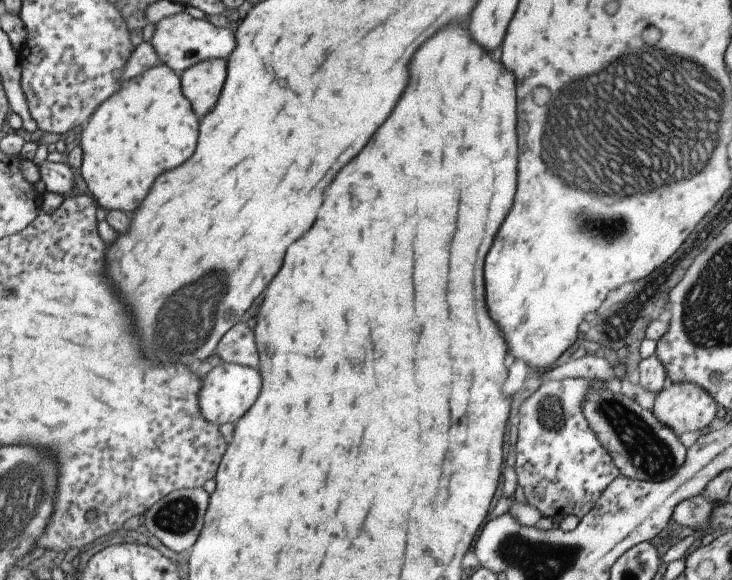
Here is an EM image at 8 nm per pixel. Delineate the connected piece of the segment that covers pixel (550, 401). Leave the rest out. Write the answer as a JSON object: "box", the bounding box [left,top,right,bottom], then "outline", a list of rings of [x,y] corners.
{"box":[513,378,619,521],"outline":[[[598,378],[548,380],[524,398],[517,409],[519,417],[514,446],[513,469],[516,484],[541,517],[560,521],[564,516],[581,518],[595,504],[603,489],[619,471],[599,444],[583,416],[581,403],[590,389],[608,388]]]}

